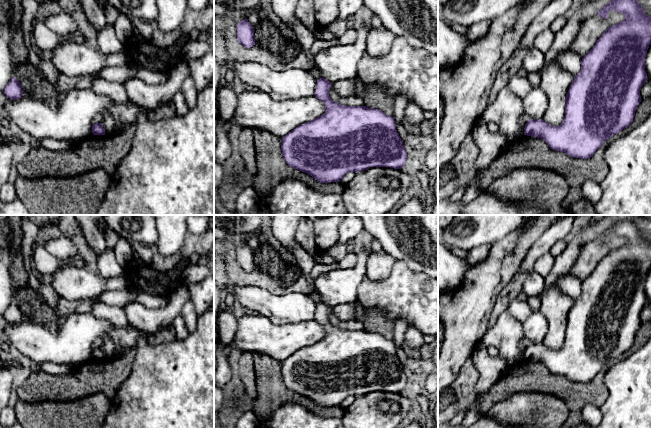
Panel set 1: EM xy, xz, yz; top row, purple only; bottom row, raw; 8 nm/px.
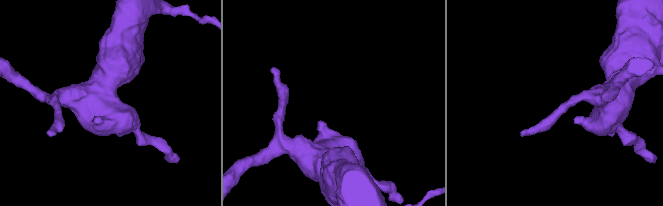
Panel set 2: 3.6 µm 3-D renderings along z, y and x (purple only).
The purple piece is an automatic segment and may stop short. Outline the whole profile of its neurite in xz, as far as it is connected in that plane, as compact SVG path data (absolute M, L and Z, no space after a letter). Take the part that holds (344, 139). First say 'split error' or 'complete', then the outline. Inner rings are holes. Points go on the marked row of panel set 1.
complete; M323 77L317 79L314 95L324 103L325 113L296 127L281 139L285 162L321 183L340 182L348 172L357 173L370 167L401 169L407 153L394 118L375 108L334 102L328 92L331 87L332 83Z

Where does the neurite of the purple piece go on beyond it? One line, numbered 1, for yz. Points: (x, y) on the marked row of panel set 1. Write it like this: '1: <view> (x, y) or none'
1: none

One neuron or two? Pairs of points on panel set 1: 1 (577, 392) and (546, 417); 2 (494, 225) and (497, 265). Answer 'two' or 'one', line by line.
1: two
2: two

